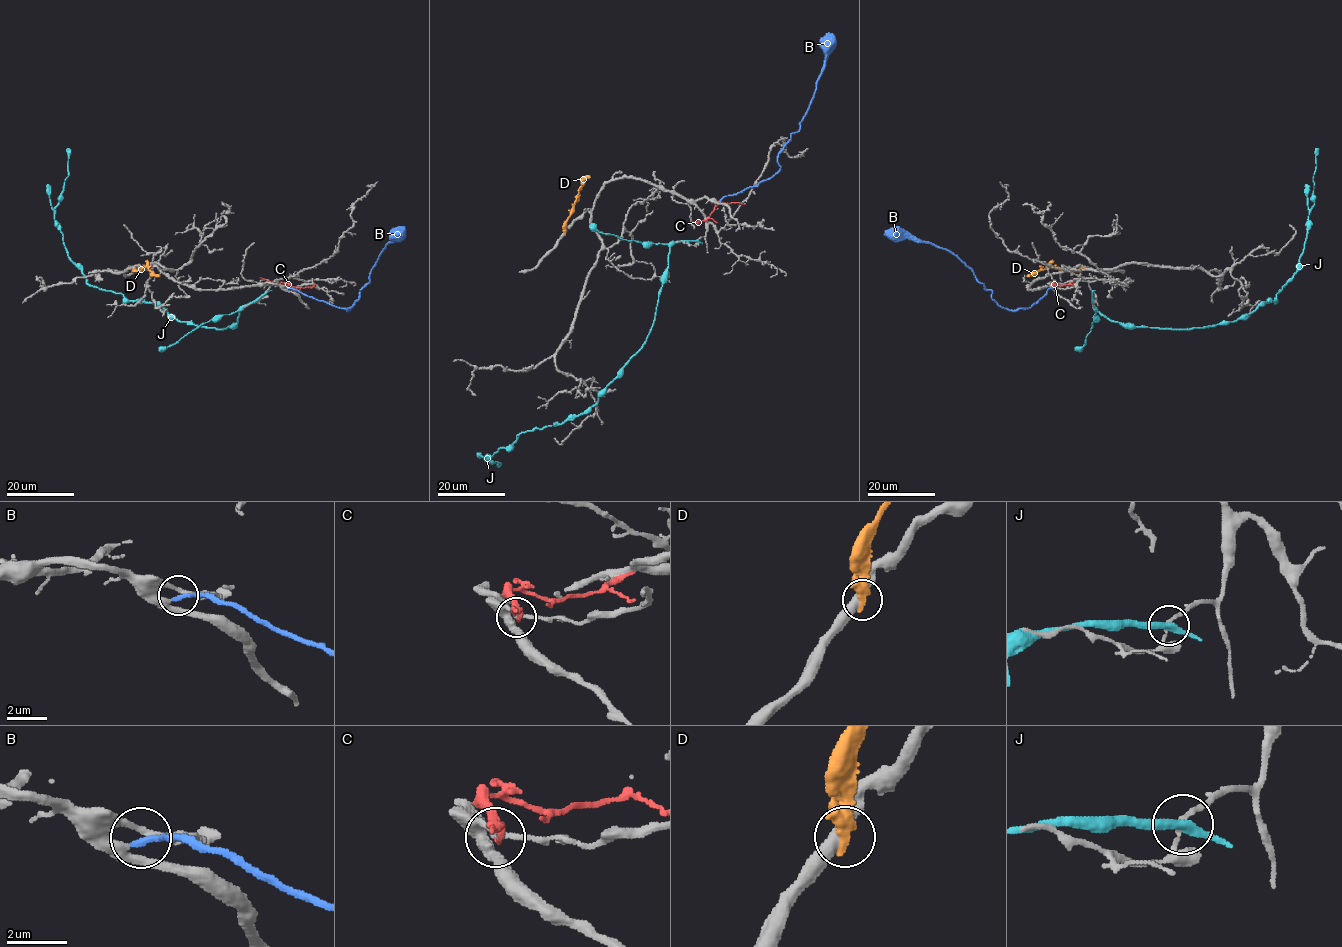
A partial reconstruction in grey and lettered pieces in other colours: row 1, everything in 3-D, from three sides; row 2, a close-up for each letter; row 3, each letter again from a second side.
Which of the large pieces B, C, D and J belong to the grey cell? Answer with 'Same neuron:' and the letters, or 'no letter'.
Same neuron: B

